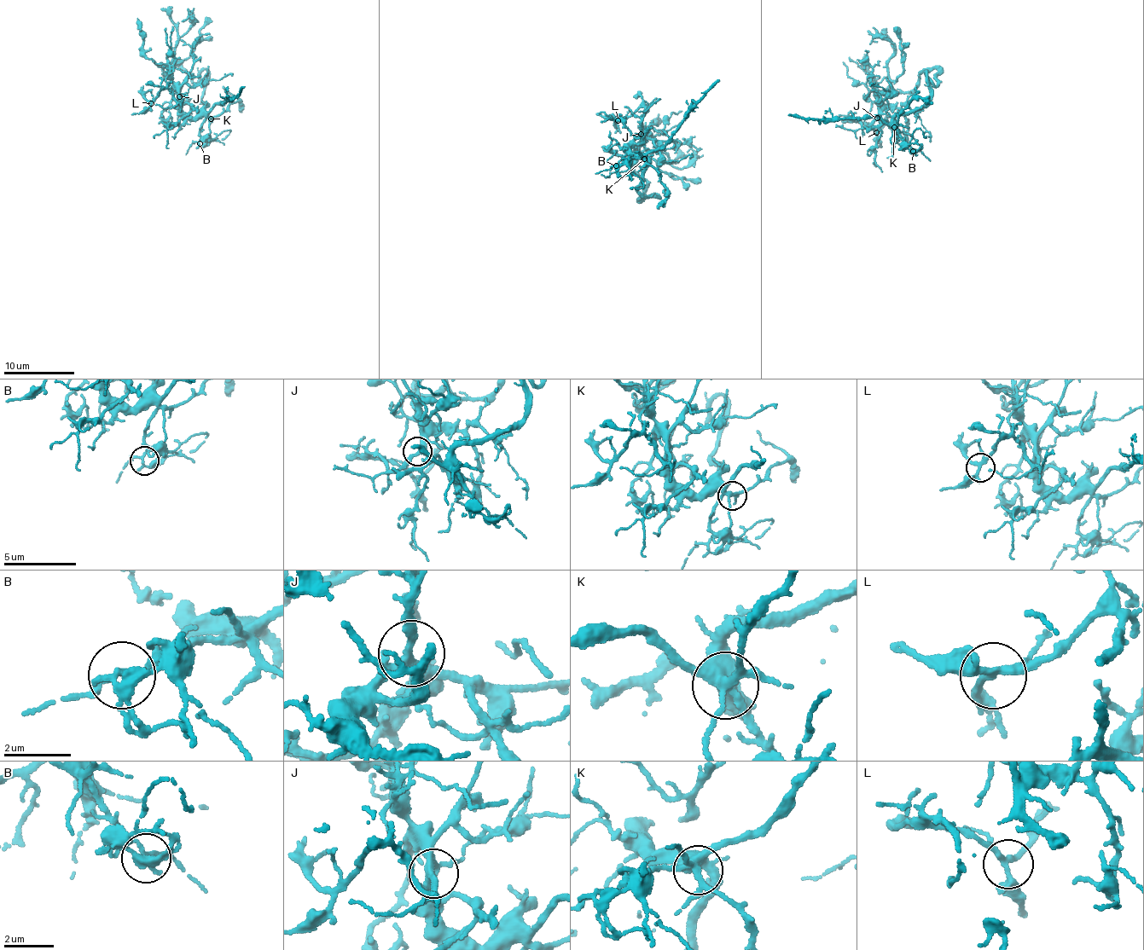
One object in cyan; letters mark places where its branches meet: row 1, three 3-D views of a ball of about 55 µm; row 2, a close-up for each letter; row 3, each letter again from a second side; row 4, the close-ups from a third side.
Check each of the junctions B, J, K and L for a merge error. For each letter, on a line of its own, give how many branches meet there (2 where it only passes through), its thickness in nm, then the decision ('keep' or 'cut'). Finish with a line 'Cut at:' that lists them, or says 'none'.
B: 4 | 160 nm | keep
J: 4 | 280 nm | keep
K: 6 | 280 nm | keep
L: 5 | 240 nm | keep
Cut at: none

